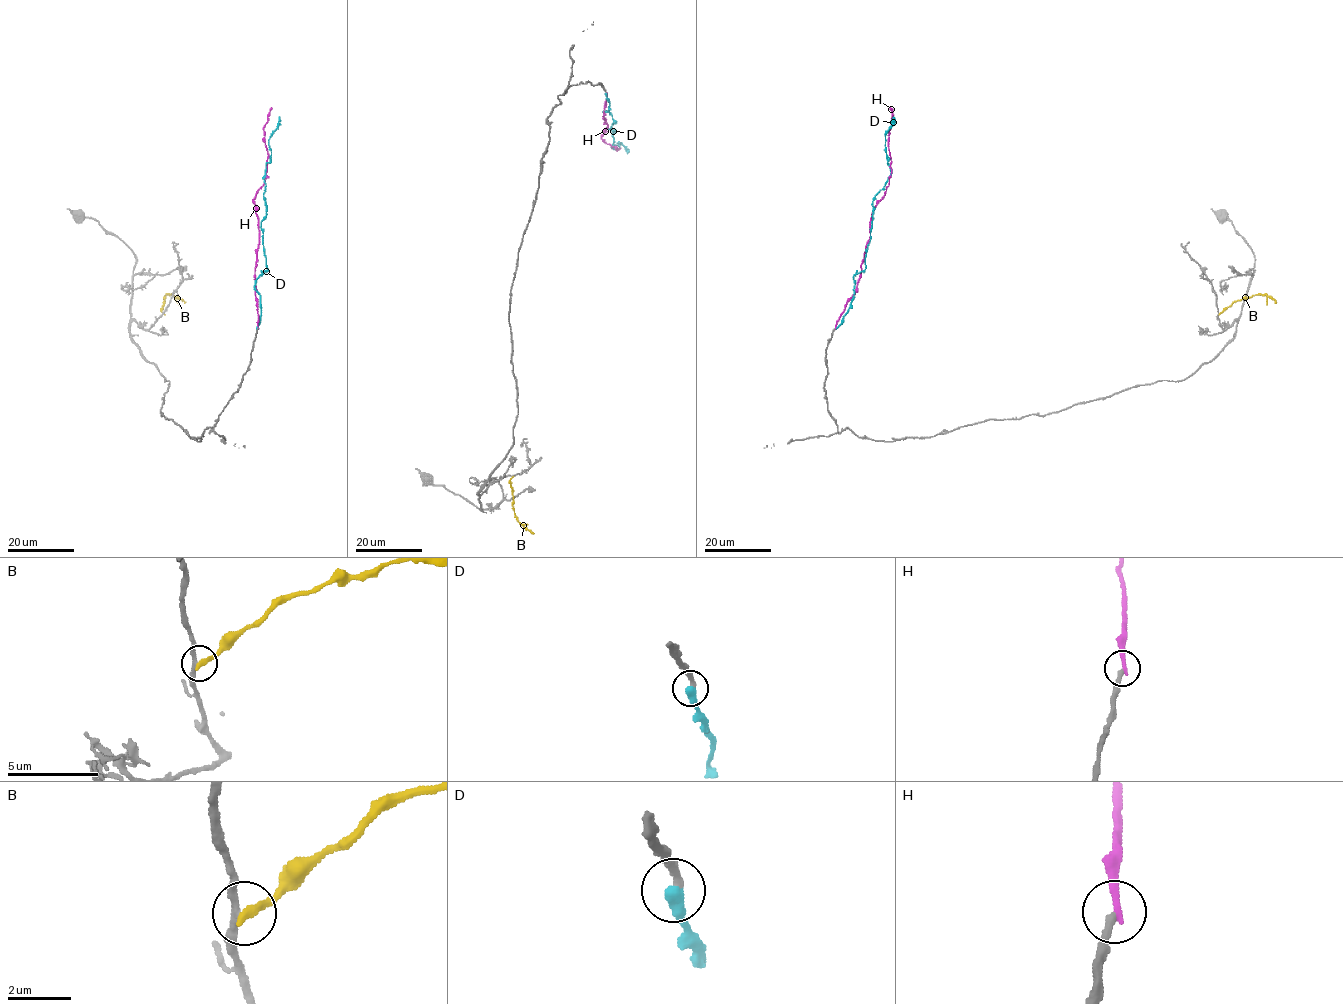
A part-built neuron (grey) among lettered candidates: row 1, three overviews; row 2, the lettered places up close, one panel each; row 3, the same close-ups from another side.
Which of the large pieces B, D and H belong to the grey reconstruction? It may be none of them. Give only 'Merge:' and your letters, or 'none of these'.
Merge: D

